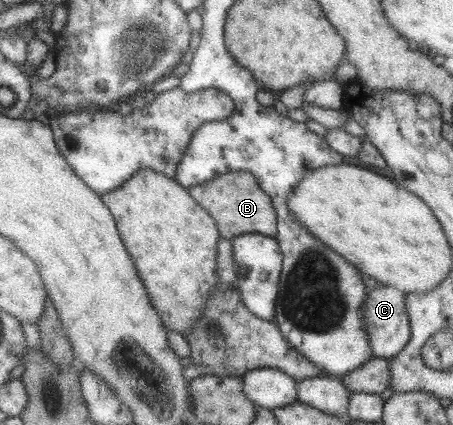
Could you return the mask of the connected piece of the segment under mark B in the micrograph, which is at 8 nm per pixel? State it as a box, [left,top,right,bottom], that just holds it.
[188,172,276,240]

